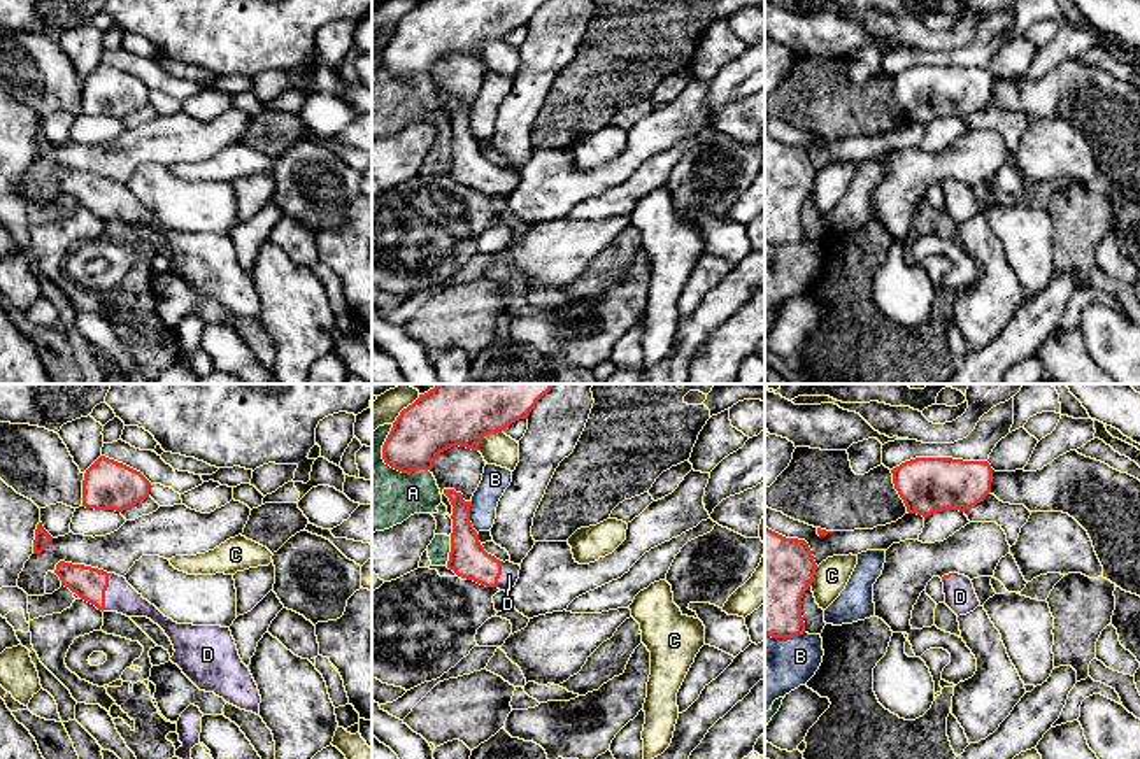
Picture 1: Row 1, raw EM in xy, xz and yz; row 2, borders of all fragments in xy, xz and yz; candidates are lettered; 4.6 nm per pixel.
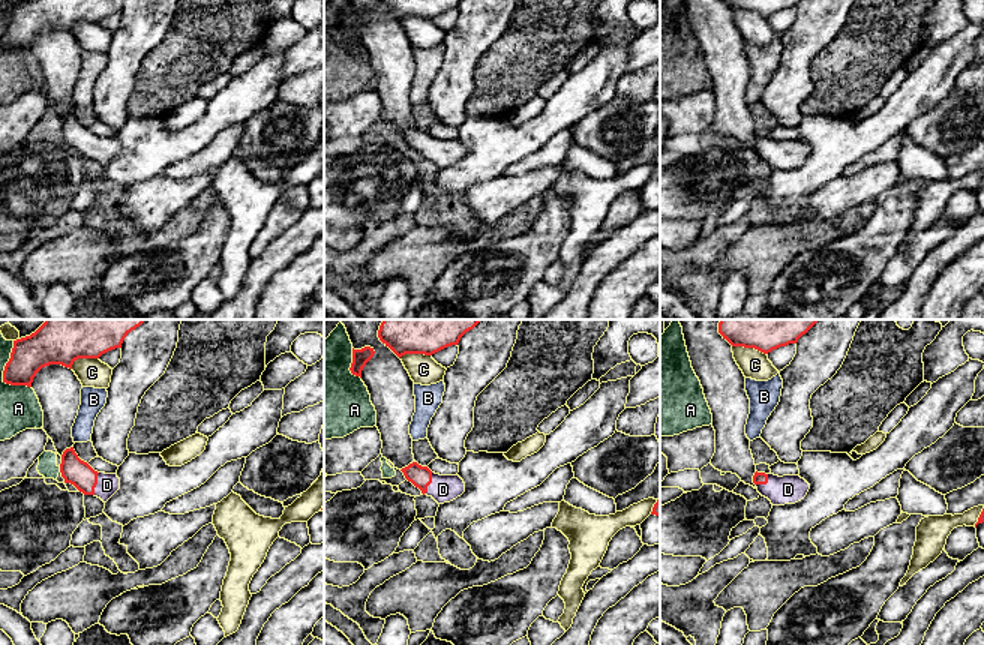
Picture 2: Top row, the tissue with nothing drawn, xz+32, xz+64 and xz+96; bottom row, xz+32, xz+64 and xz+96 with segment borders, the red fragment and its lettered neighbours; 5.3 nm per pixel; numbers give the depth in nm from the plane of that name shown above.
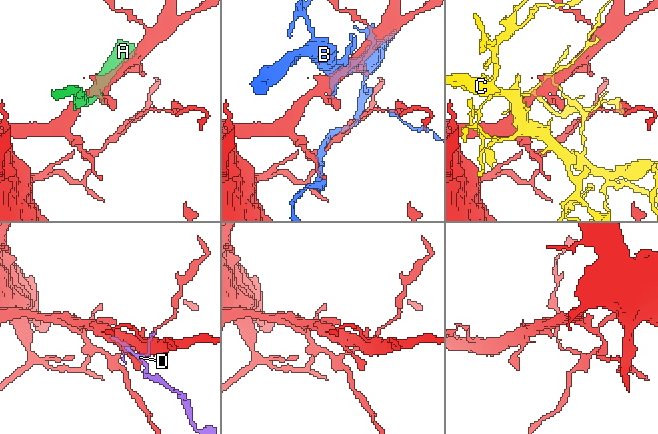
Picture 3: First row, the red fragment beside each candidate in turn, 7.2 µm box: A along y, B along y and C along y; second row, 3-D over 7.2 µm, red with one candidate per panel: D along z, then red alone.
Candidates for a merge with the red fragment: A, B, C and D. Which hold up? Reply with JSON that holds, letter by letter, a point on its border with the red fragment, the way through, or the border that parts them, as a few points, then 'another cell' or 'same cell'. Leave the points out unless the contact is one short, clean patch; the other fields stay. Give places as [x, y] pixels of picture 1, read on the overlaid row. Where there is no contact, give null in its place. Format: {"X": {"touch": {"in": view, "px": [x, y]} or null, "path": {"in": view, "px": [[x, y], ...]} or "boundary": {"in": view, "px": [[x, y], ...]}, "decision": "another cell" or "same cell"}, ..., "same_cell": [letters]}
{"A": {"touch": {"in": "xz", "px": [451, 551]}, "decision": "another cell"}, "B": {"touch": {"in": "xz", "px": [469, 517]}, "decision": "another cell"}, "C": {"touch": {"in": "xz", "px": [486, 433]}, "decision": "another cell"}, "D": {"touch": {"in": "xy", "px": [104, 593]}, "path": {"in": "xy", "px": [[90, 584], [104, 593], [120, 596]]}, "decision": "same cell"}, "same_cell": ["D"]}

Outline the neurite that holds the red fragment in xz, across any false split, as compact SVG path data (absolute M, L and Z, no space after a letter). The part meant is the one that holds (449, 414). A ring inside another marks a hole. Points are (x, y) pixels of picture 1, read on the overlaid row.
M437 384L403 408L382 445L382 459L402 473L430 470L437 456L451 447L479 450L489 433L502 433L519 419L528 419L537 401L552 384Z

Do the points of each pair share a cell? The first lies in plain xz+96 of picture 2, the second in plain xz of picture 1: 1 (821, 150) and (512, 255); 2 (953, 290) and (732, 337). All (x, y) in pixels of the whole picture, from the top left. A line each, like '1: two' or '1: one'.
1: two
2: one

